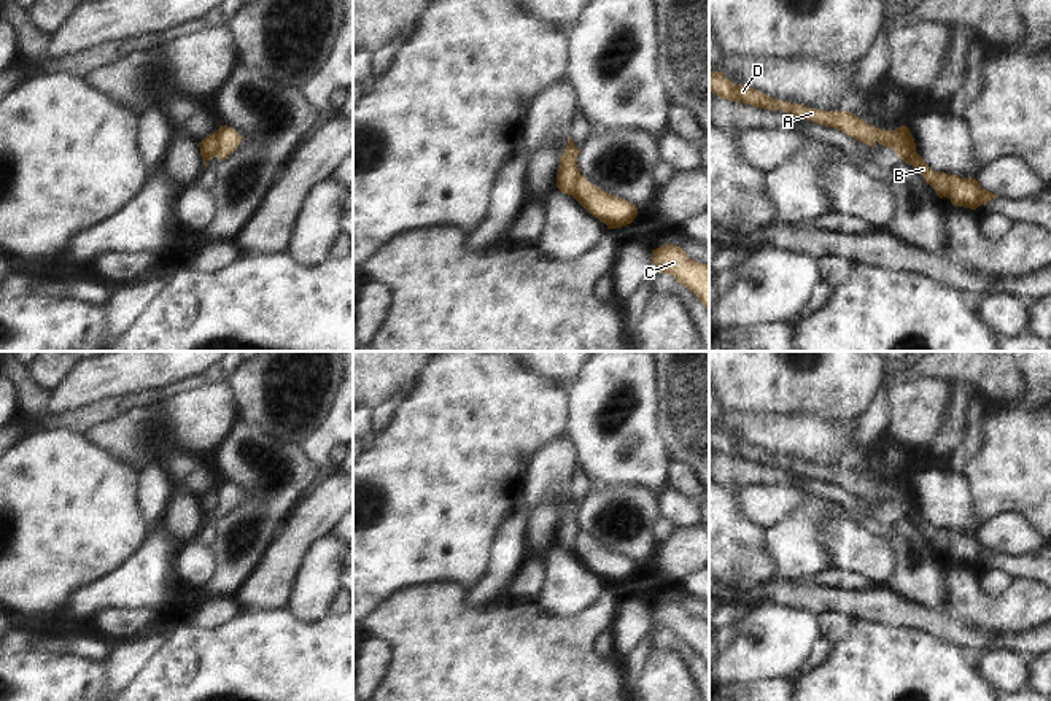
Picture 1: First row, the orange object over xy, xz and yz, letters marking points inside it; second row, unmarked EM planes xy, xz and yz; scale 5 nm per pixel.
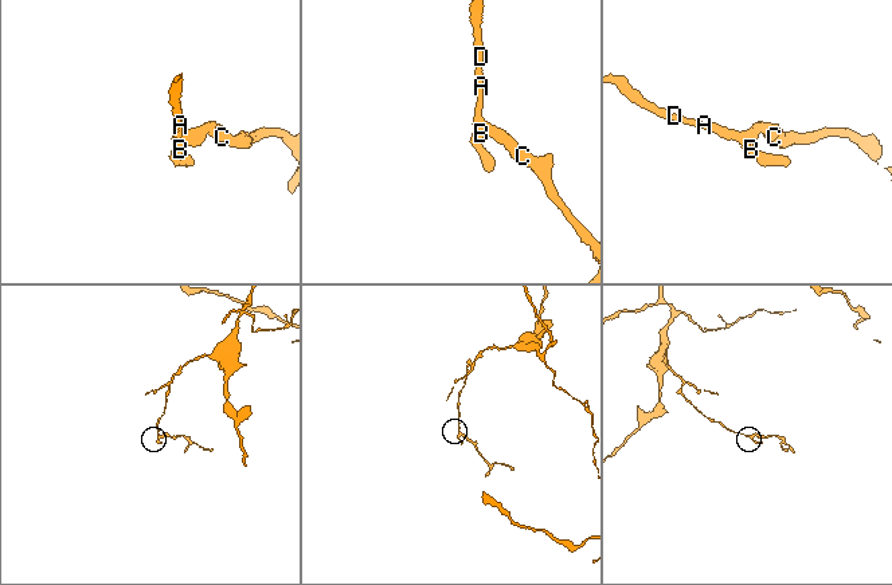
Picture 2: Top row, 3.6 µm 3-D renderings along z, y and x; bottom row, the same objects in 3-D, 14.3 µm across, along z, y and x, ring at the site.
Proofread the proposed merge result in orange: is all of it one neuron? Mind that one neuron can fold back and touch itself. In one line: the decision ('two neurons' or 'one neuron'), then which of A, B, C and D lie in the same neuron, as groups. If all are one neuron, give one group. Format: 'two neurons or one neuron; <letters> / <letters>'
two neurons; A B D / C

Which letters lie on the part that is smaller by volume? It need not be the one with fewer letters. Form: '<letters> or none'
C

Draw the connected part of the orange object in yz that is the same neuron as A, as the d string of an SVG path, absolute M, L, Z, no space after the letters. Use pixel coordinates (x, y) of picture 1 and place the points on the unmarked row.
M722 428L709 429L709 447L712 450L717 450L719 455L727 455L730 458L743 458L746 461L770 467L779 466L820 482L835 483L844 488L846 491L865 499L868 504L875 498L882 502L890 502L897 498L895 486L876 485L867 480L865 477L855 474L849 467L820 467L816 464L808 464L803 461L771 455L766 450L752 445L750 442L735 442L730 436L723 432Z

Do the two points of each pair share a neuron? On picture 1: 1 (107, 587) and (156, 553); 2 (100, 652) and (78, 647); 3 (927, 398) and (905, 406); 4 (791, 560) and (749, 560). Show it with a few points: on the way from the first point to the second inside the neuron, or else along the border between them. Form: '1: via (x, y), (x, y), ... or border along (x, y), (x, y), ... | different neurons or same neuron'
1: via (120, 587), (143, 566) | same neuron
2: via (96, 649), (83, 647) | same neuron
3: via (923, 401), (918, 406), (910, 406) | same neuron
4: border along (764, 531), (764, 544), (770, 552), (778, 576) | different neurons

